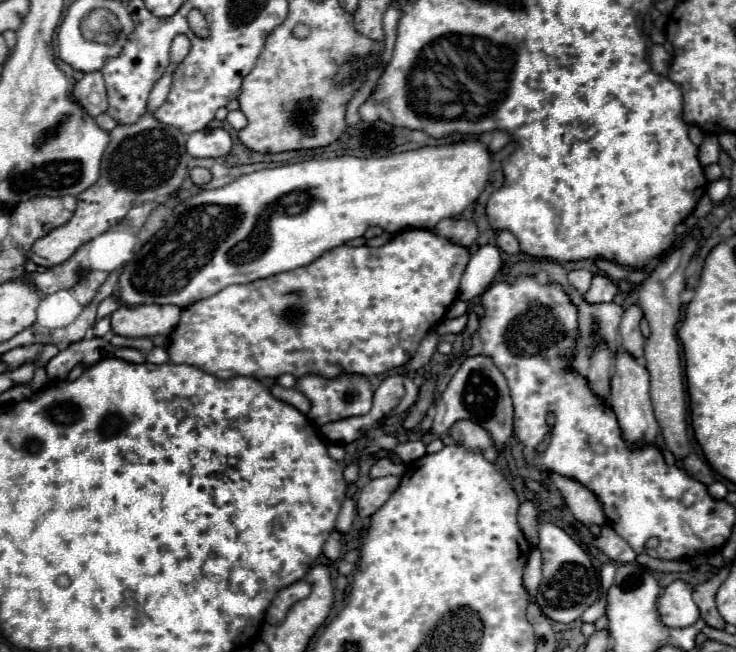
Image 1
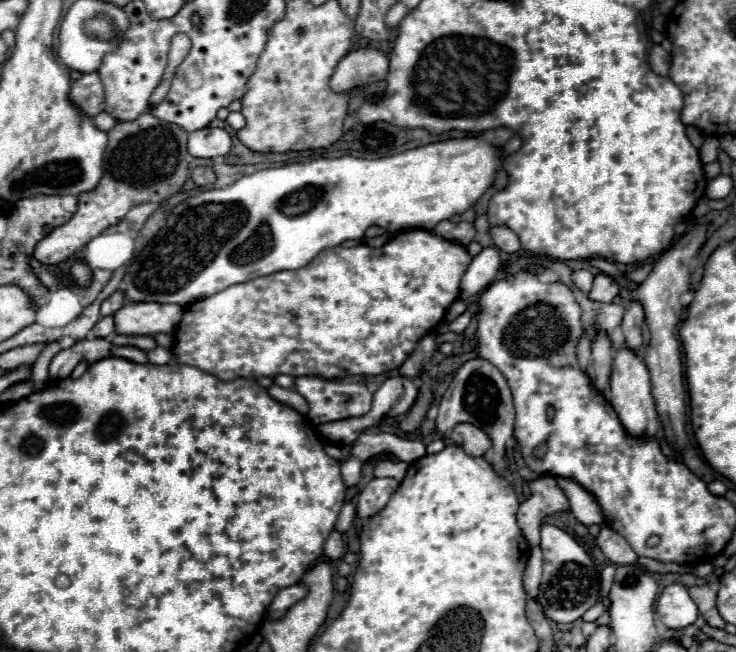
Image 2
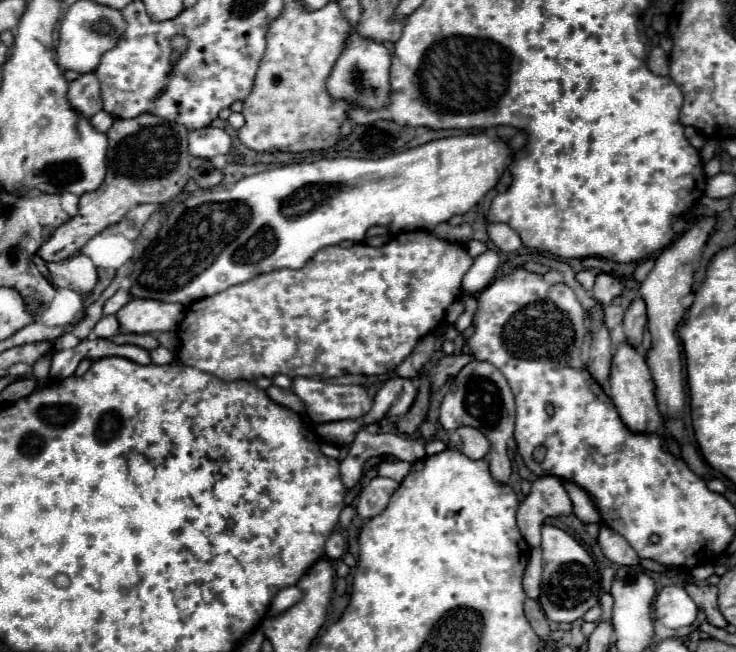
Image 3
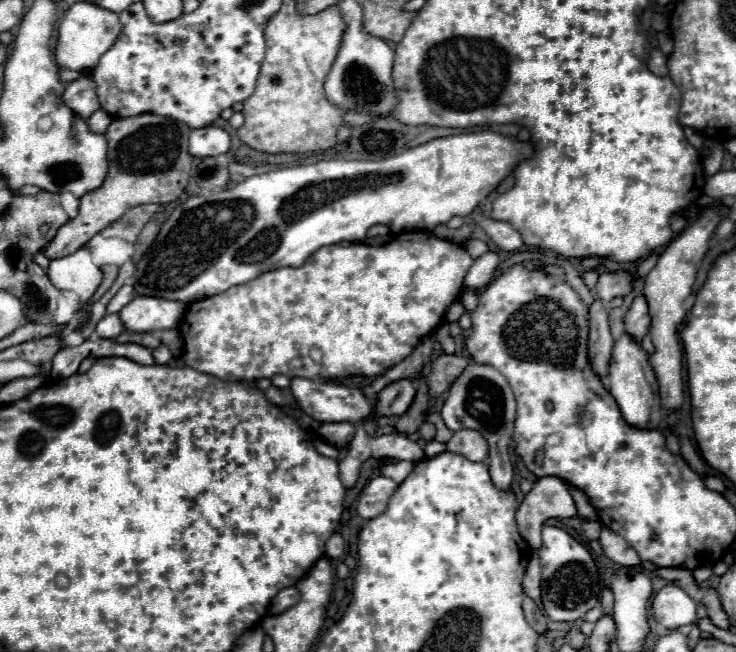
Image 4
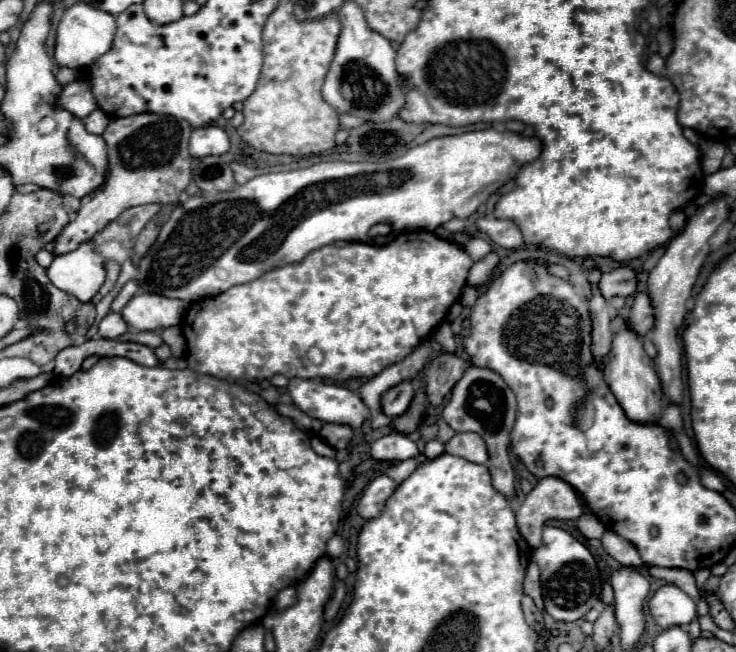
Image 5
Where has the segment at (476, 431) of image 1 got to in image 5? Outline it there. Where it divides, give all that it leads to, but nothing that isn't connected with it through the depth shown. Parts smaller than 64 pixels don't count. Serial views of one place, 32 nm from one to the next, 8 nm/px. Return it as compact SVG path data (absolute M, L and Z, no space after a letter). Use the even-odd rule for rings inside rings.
M472 432L456 434L446 444L446 452L452 454L452 456L460 456L464 460L470 460L474 464L486 464L488 462L488 452L486 452L484 440L478 434L472 434Z

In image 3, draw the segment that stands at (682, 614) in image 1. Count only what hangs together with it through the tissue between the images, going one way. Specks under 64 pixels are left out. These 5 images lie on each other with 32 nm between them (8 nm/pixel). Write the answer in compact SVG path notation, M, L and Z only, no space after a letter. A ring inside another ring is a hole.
M672 584L658 592L654 600L654 612L664 626L678 630L682 626L690 626L696 620L698 606L692 602L682 586Z

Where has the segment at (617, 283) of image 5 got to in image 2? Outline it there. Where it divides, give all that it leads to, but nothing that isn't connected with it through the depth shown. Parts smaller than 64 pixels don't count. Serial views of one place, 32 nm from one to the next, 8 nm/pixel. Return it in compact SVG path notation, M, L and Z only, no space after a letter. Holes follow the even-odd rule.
M598 274L594 278L594 286L590 290L590 298L596 302L612 302L614 296L620 292L616 280L608 274Z

